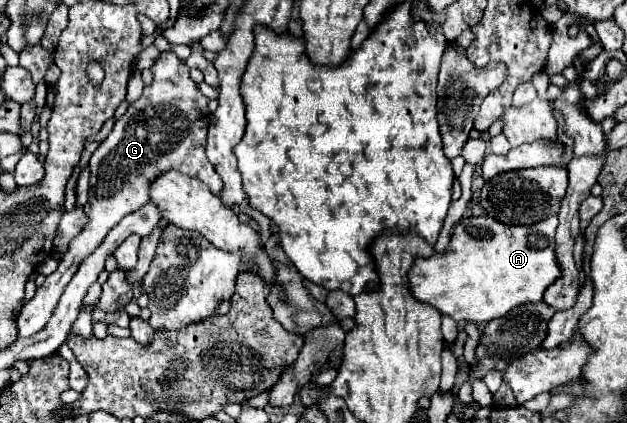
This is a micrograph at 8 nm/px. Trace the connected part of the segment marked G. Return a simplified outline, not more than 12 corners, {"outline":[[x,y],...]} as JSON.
{"outline":[[163,51],[91,155],[89,221],[17,319],[47,325],[83,257],[177,169],[223,189],[209,99]]}

